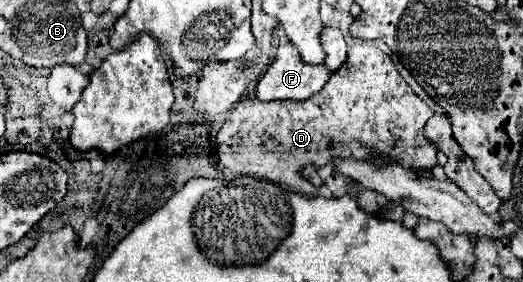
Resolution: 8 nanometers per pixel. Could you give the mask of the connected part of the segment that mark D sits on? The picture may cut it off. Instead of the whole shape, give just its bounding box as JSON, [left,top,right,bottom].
[216,44,436,196]

